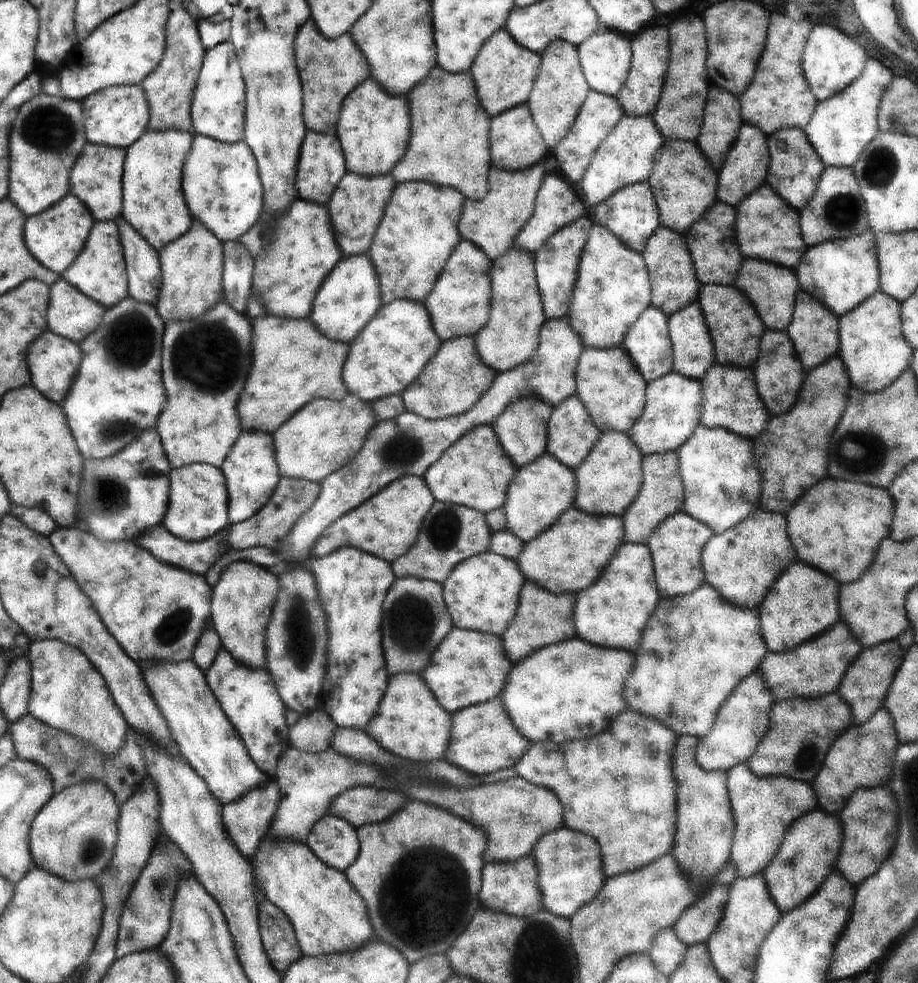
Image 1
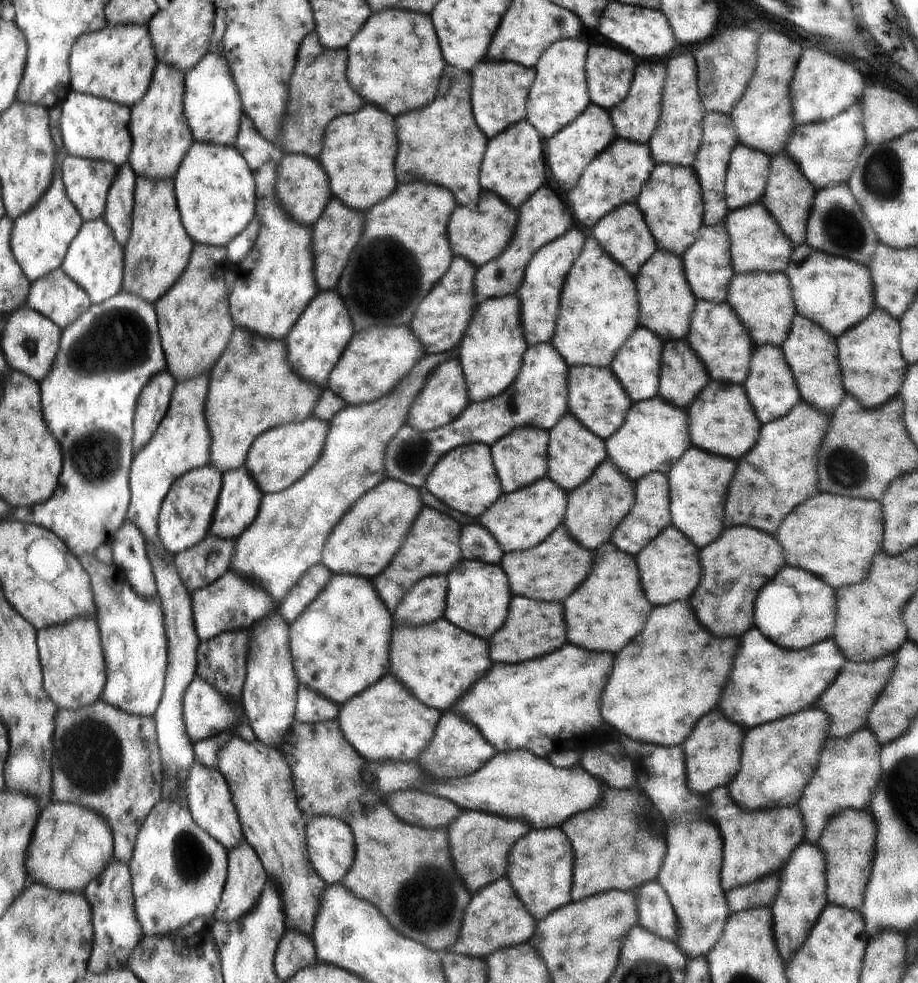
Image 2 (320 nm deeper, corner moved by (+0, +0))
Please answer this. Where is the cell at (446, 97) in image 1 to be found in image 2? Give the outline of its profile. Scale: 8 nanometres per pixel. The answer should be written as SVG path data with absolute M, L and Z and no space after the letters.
M448 65L440 80L442 94L426 108L398 115L398 134L402 134L402 150L397 150L398 182L434 182L458 194L455 198L463 207L475 208L480 198L478 174L488 140L472 116L470 82L471 72Z

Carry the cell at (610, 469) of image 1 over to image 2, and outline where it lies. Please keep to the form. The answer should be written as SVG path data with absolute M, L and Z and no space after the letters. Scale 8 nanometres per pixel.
M606 458L606 466L602 466L594 478L590 477L584 484L570 491L569 508L566 509L563 522L570 536L590 551L608 544L616 527L637 502L637 484L638 481L628 478L611 458Z

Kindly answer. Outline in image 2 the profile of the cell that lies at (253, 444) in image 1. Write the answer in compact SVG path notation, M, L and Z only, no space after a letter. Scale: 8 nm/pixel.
M246 466L223 474L222 488L216 503L216 510L209 528L209 535L219 539L236 540L257 520L264 494Z

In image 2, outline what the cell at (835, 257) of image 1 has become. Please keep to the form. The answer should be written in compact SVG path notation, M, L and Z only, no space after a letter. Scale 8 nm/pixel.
M804 243L794 248L785 274L792 283L798 314L814 321L836 338L872 313L875 290L869 267L842 256L834 257Z

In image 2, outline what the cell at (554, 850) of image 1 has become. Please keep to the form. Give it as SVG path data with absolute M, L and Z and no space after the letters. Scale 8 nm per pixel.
M561 827L532 828L514 844L505 876L524 902L526 910L539 921L571 902L575 866L573 846Z

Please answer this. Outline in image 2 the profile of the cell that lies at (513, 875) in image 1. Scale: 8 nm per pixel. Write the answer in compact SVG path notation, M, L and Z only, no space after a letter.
M504 876L472 894L464 911L464 920L456 944L445 952L486 960L487 957L501 948L517 947L530 942L532 936L536 934L536 922L537 920L530 914L530 911L526 910L524 902L514 890L514 886Z

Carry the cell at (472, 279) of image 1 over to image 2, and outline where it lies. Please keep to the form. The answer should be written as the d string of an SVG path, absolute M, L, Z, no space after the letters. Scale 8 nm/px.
M454 256L444 276L430 289L422 302L419 302L416 316L408 326L422 342L425 355L449 352L464 338L476 311L476 274L477 268L468 259Z

